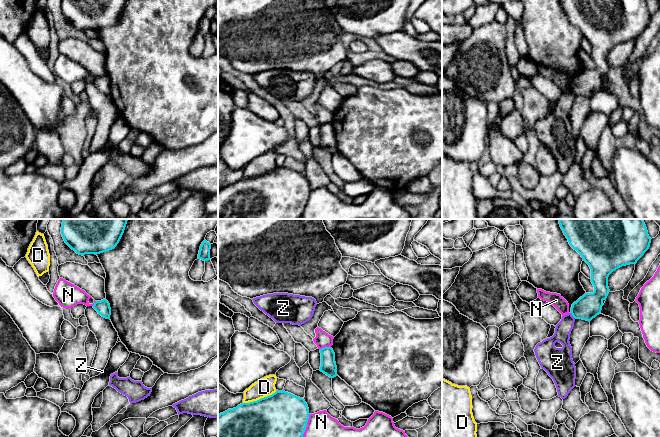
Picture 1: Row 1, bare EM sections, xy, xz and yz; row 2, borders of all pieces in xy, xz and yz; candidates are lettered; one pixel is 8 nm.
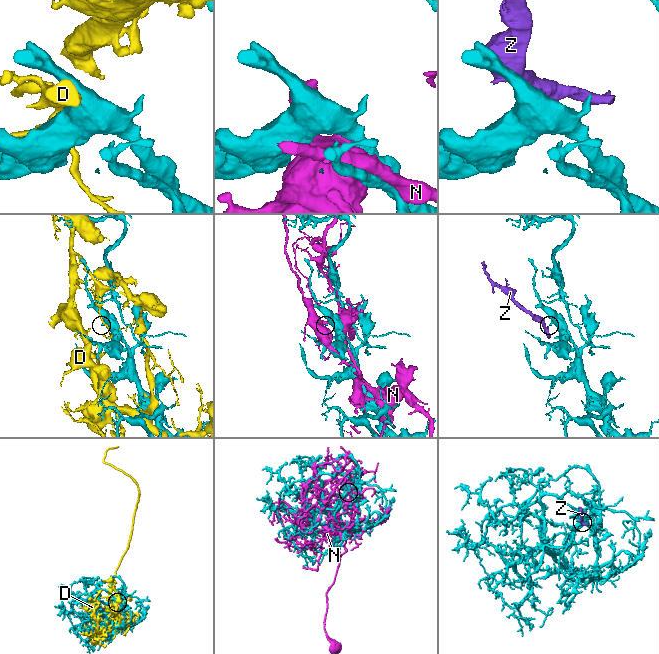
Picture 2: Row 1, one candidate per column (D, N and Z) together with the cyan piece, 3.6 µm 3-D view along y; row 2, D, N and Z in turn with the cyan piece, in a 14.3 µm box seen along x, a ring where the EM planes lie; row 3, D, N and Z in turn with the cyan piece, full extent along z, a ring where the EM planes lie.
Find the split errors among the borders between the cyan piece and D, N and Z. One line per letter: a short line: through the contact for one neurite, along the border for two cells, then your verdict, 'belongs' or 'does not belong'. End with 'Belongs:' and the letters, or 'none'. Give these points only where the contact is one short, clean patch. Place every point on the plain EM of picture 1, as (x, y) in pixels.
D: does not belong
N: does not belong
Z: line yz (570, 89), (575, 94); does not belong
Belongs: none

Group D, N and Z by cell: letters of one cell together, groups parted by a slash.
D / N / Z

